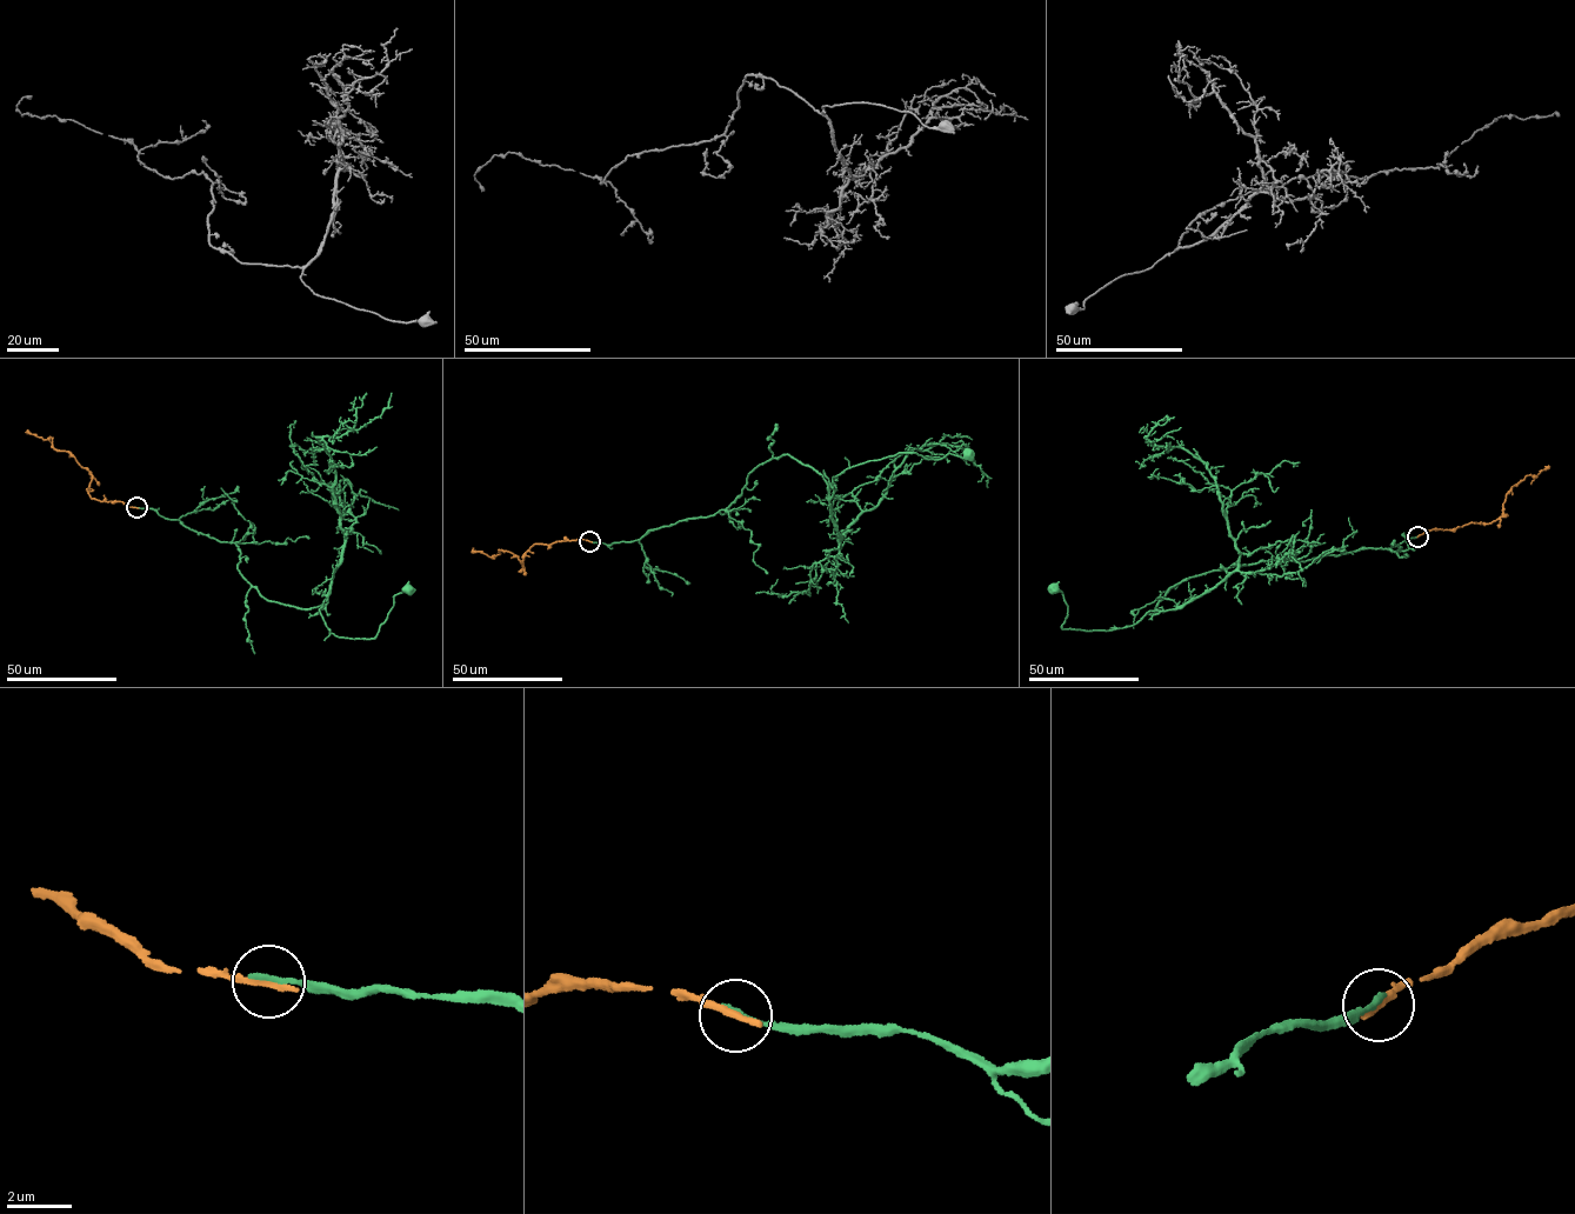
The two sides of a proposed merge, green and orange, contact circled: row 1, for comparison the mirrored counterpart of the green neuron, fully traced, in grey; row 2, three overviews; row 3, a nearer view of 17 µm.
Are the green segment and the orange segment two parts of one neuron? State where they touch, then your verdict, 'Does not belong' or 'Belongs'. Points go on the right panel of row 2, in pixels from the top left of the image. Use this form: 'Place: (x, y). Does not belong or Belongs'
Place: (1417, 537). Belongs

